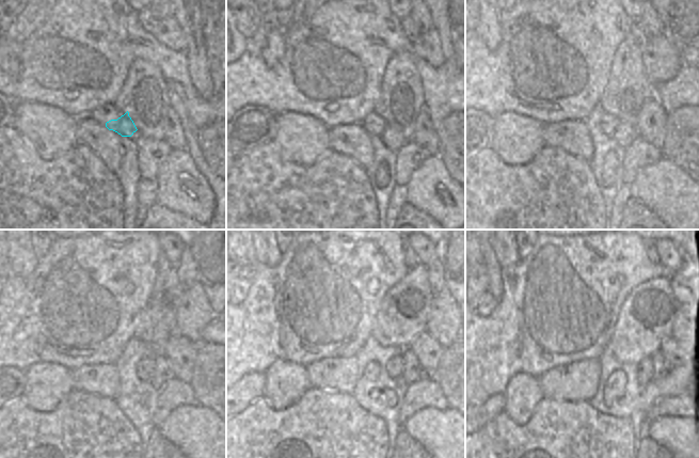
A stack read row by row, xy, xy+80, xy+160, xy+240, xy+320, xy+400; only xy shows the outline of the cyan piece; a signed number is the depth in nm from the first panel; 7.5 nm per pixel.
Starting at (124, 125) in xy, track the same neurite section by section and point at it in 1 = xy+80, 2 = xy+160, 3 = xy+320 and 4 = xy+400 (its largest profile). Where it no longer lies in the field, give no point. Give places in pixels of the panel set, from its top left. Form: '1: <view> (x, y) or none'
1: xy+80 (372, 124)
2: xy+160 (624, 133)
3: xy+320 (411, 370)
4: xy+400 (642, 369)

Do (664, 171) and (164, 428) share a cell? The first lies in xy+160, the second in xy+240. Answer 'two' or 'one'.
one

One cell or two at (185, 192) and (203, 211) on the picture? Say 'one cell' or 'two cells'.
one cell

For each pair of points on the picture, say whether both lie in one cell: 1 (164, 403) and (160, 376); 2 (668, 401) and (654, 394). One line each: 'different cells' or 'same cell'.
1: different cells
2: same cell

